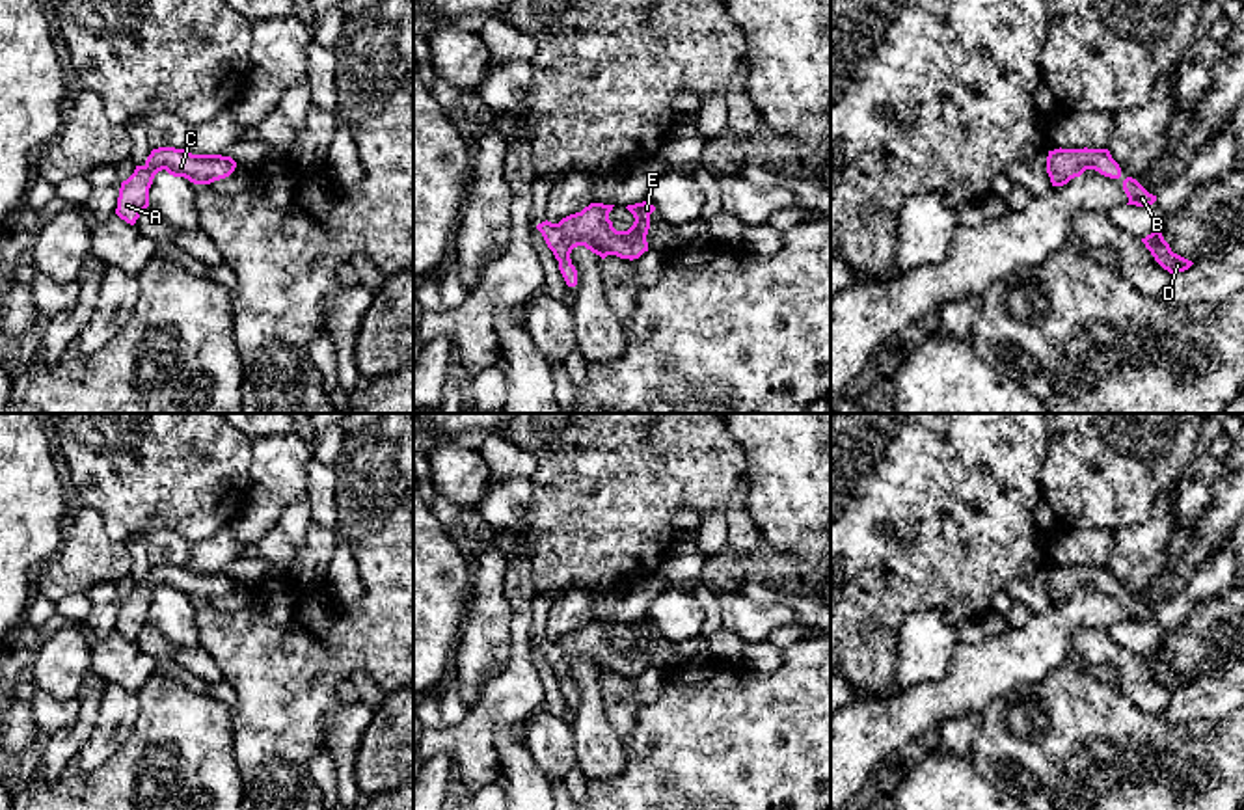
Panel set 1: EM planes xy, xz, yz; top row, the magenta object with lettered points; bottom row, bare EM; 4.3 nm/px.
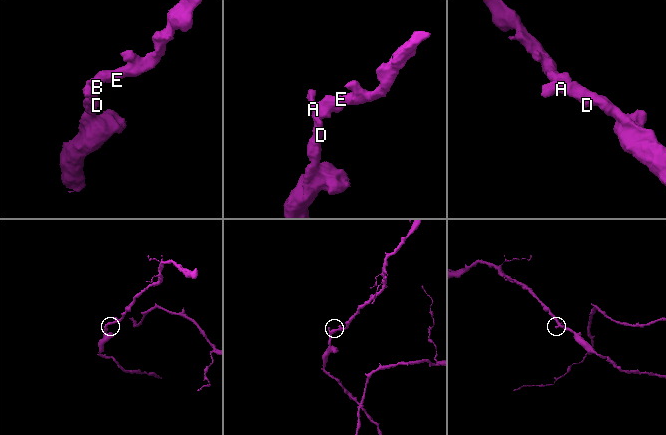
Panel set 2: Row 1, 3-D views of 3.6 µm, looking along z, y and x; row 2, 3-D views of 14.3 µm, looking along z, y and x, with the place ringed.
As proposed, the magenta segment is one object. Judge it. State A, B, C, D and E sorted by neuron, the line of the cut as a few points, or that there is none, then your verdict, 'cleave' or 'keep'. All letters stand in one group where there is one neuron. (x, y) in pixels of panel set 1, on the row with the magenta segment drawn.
A B C D E; no cut; keep

